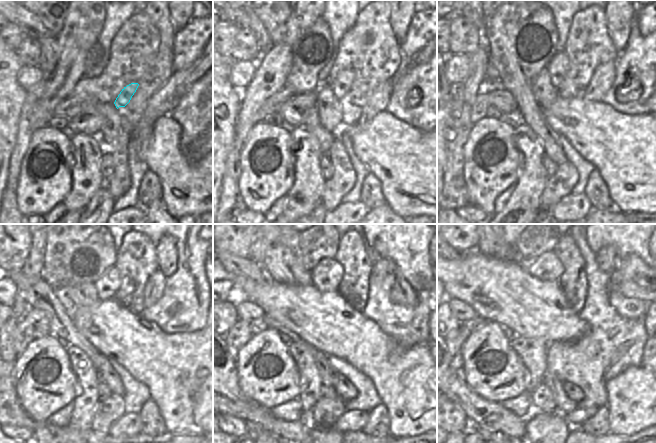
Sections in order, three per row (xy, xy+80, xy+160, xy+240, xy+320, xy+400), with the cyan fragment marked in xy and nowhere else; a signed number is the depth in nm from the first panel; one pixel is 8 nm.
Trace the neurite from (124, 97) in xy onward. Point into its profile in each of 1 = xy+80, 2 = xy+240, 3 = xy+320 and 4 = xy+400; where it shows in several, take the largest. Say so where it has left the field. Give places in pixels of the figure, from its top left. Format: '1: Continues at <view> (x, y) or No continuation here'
1: Continues at xy+80 (342, 83)
2: Continues at xy+240 (107, 286)
3: Continues at xy+320 (326, 276)
4: Continues at xy+400 (547, 267).

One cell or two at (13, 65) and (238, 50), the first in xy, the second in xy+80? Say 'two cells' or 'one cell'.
two cells

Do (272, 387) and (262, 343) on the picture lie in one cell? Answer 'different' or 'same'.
same

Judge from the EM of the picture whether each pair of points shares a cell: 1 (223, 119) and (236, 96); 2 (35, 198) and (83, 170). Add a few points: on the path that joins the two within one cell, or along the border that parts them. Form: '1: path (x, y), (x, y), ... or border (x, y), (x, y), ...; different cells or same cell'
1: path (223, 113), (223, 109), (230, 102); same cell
2: border (74, 153), (72, 187), (65, 198); different cells

